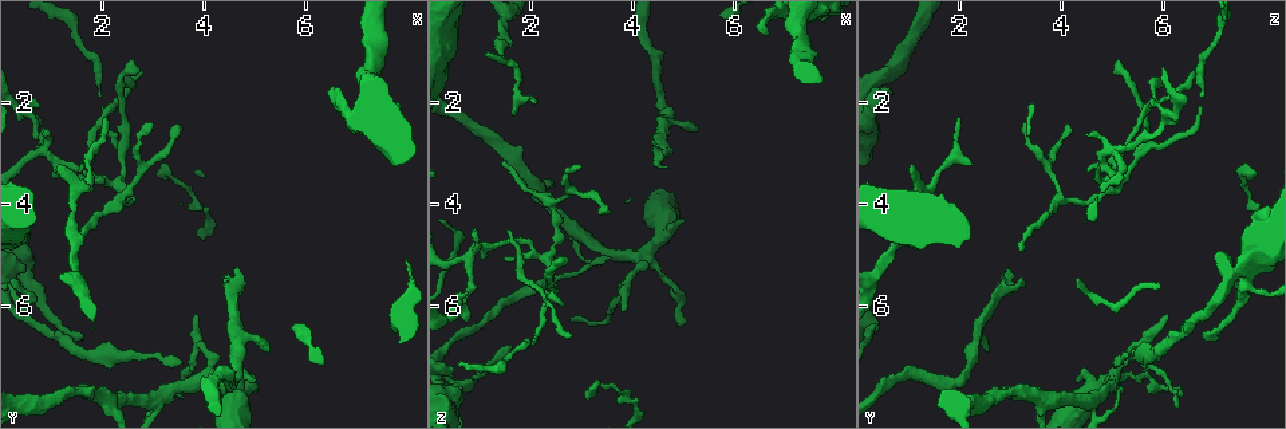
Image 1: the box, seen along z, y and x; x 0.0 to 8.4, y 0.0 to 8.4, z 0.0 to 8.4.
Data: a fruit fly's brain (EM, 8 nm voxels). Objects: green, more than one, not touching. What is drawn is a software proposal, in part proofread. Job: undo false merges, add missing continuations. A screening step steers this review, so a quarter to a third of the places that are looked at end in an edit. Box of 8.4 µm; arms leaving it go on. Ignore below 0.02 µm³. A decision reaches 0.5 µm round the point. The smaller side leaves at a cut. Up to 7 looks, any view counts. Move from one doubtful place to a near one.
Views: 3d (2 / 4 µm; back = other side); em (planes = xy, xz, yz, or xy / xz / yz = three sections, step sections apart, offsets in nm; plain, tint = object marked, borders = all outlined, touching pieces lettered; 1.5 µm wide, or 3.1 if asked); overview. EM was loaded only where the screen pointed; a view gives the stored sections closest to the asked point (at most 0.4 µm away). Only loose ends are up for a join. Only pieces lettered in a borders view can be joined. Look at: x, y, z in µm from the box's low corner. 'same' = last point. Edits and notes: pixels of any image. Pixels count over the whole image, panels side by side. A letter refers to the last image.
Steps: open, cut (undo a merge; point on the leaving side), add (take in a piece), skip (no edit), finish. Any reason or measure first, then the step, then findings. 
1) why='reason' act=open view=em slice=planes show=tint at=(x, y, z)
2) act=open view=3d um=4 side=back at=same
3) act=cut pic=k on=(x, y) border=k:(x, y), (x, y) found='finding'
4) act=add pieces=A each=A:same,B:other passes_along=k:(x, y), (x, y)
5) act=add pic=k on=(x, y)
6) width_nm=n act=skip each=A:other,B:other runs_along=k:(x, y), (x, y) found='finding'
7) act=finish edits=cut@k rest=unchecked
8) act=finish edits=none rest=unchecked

why='a fork' act=open view=em slice=xz step=8 show=tint at=(2.40, 3.85, 4.05)

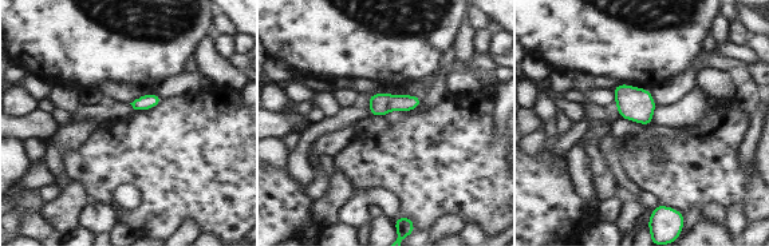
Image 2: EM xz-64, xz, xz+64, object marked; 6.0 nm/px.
why='cut it another way' act=open view=em slice=planes show=tint at=same

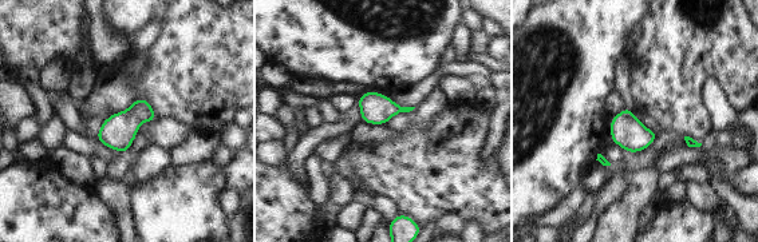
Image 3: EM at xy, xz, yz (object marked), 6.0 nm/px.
act=open view=em slice=planes show=borders at=same

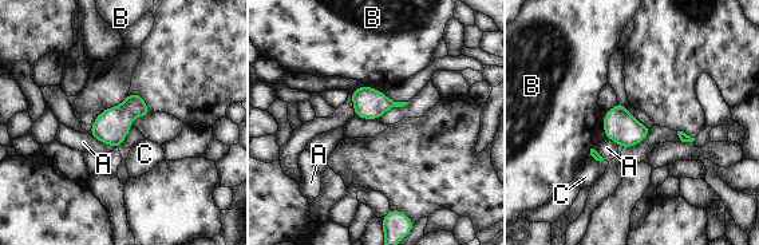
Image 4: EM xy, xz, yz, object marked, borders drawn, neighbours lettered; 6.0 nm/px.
act=skip each=A:other,B:other,C:other border=4:(682, 141), (692, 142) found='continuous, no second cell'

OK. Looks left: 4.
act=open view=3d um=2 side=back at=(2.05, 7.80, 3.70)

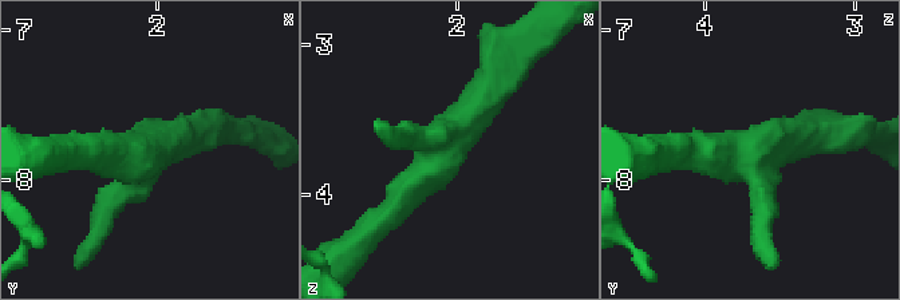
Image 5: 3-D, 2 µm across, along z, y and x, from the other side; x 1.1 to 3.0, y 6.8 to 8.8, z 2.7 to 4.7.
why='now the EM' act=open view=em slice=planes show=borders at=(2.08, 7.86, 3.68)

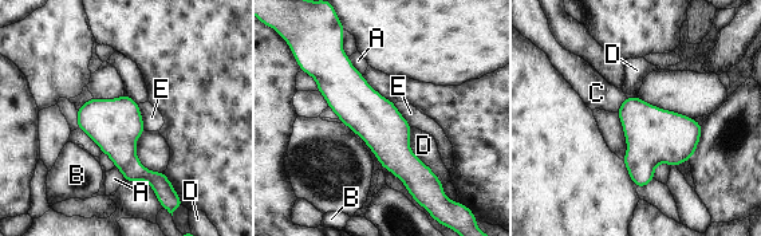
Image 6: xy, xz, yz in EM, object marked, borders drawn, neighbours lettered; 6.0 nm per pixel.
width_nm=280 act=skip each=A:other,B:other,C:other,D:other,E:other runs_along=6:(330, 78), (434, 191) found='all the same cell'

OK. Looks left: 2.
act=finish edits=none rest=unchecked

